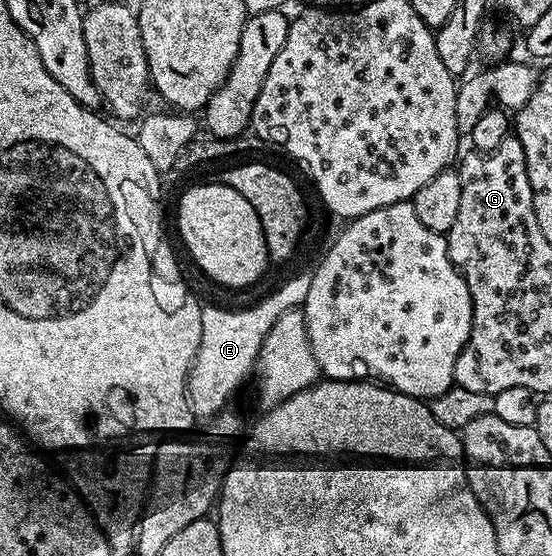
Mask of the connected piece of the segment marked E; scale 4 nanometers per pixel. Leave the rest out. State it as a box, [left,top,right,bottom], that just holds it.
[186,273,311,421]

